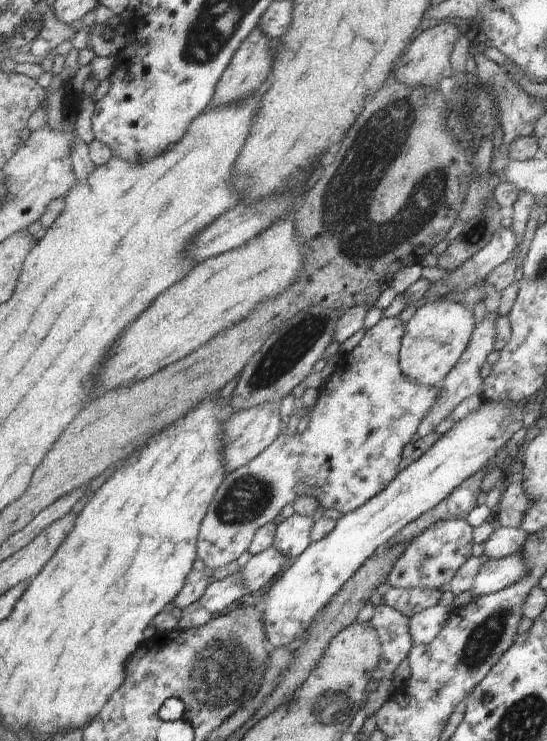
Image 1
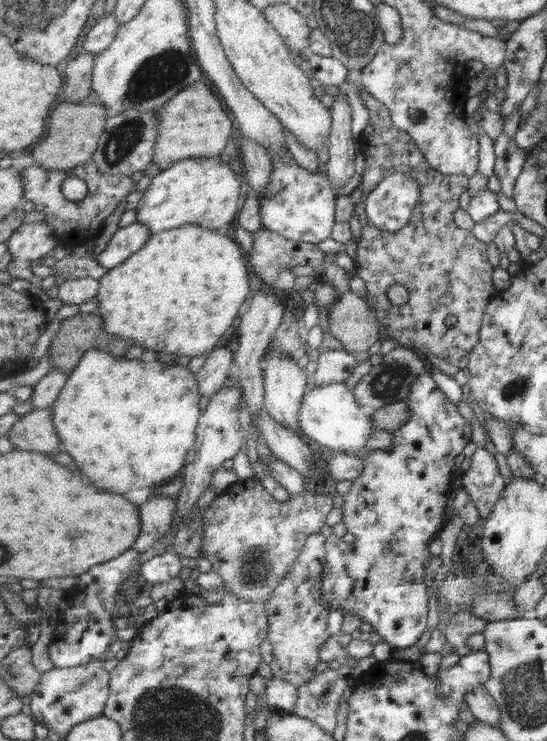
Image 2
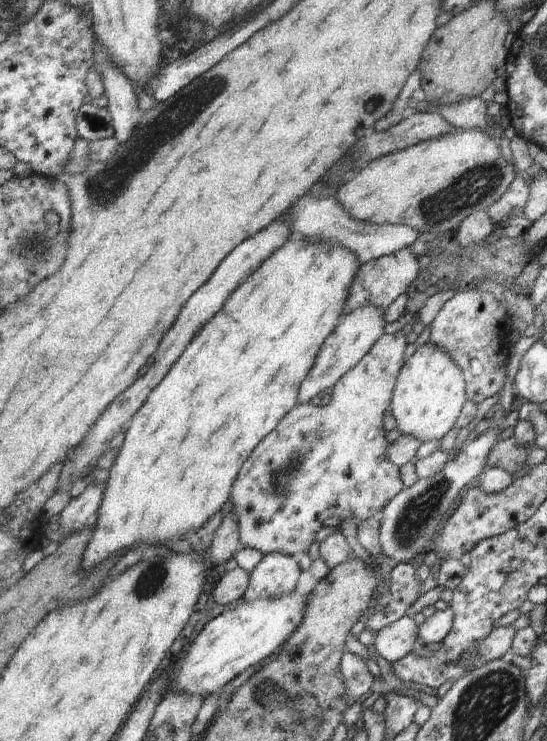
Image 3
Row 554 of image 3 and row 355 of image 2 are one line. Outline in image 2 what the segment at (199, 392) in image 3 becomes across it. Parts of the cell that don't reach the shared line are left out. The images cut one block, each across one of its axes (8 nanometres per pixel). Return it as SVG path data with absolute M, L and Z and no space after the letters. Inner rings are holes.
M90 349L70 374L67 386L51 406L61 441L61 451L70 455L79 470L91 478L99 490L127 494L136 488L164 484L183 473L189 450L195 449L201 415L199 380L186 367L163 362L125 360L120 354Z

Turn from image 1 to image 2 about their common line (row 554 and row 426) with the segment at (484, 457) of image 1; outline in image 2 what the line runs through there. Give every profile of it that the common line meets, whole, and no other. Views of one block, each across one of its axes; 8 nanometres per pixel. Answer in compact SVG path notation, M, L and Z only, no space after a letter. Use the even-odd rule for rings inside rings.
M346 383L308 388L299 411L299 422L303 437L310 437L333 453L356 453L359 448L367 446L367 440L375 431L371 411L358 403Z

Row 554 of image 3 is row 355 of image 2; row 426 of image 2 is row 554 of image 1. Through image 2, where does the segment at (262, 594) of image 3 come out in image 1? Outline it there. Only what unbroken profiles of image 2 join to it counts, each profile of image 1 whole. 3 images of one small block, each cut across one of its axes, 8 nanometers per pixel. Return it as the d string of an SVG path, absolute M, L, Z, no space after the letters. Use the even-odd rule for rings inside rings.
M294 513L278 524L274 546L289 558L301 556L312 543L313 525L311 516Z

